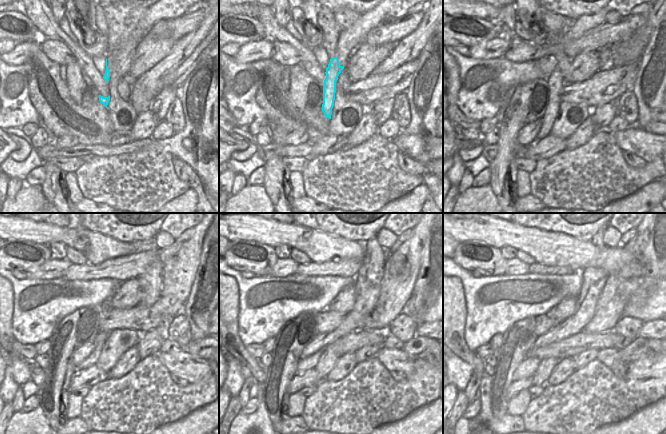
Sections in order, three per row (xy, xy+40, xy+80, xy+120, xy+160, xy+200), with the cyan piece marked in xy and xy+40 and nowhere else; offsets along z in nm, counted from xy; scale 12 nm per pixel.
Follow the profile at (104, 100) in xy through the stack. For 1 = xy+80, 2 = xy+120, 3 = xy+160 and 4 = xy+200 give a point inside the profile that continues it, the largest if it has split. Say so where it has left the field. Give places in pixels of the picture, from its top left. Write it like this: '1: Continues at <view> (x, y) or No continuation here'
1: Continues at xy+80 (555, 82)
2: Continues at xy+120 (101, 337)
3: Continues at xy+160 (310, 362)
4: Continues at xy+200 (527, 368)

